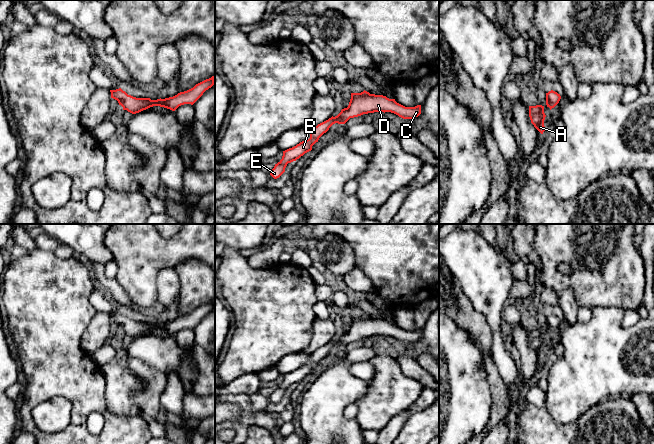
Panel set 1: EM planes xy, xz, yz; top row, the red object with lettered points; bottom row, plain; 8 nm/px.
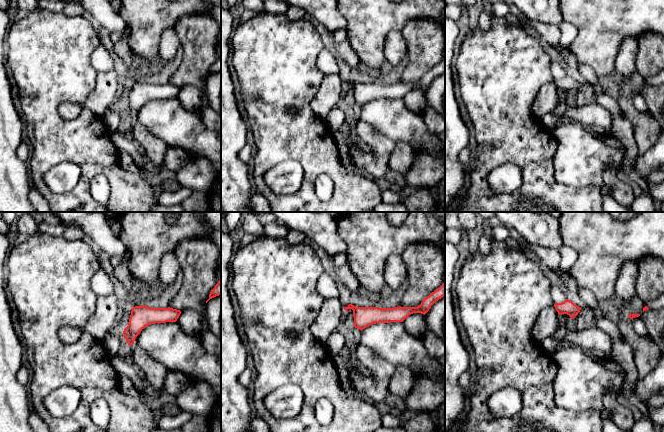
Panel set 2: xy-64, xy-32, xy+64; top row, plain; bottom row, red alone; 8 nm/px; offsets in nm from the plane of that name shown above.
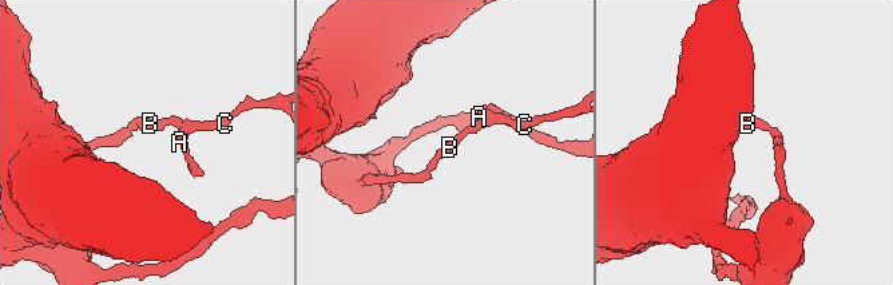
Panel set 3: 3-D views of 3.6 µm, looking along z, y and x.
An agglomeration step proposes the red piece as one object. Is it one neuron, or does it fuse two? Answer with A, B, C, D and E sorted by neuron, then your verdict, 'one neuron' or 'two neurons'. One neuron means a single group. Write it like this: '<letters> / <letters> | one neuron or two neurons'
A B C D E | one neuron

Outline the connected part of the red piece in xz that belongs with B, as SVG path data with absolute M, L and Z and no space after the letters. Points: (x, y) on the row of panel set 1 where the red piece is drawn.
M367 91L361 93L351 93L351 99L347 108L328 120L315 126L310 133L310 138L300 142L296 146L283 151L282 159L275 164L270 175L277 179L284 172L288 163L296 161L305 153L312 150L312 146L318 142L319 138L335 124L345 124L350 118L374 112L391 112L403 119L414 119L421 114L421 105L415 107L405 107L383 95L370 94Z

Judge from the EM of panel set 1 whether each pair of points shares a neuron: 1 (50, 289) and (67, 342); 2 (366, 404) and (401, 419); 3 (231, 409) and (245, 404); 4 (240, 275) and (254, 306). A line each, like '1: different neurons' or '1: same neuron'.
1: same neuron
2: different neurons
3: different neurons
4: same neuron

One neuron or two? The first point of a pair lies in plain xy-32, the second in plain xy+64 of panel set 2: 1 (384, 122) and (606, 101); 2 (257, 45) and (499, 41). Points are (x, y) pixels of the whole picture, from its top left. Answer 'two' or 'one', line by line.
1: two
2: one

